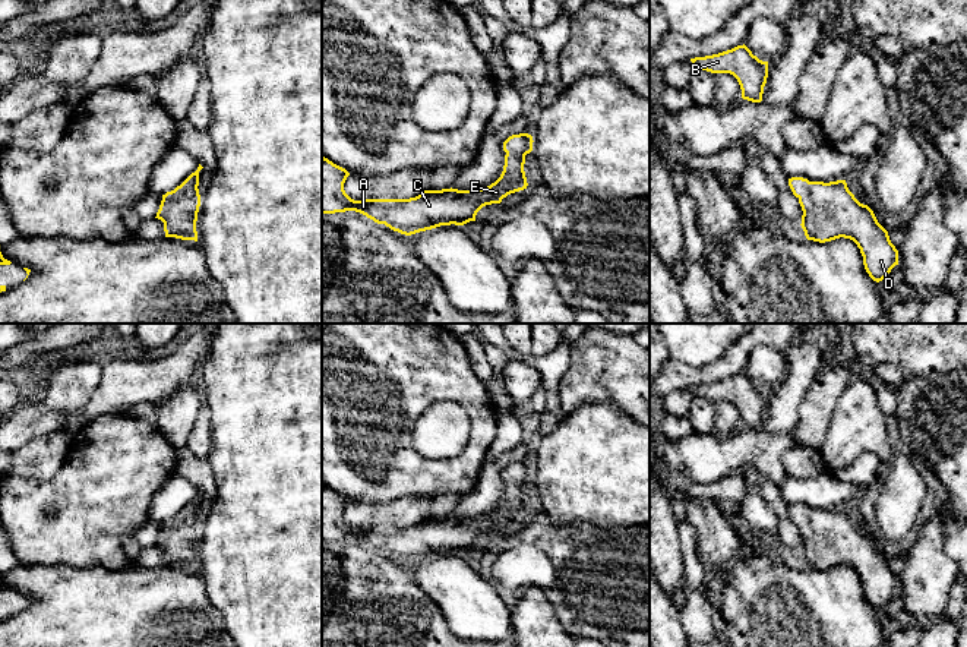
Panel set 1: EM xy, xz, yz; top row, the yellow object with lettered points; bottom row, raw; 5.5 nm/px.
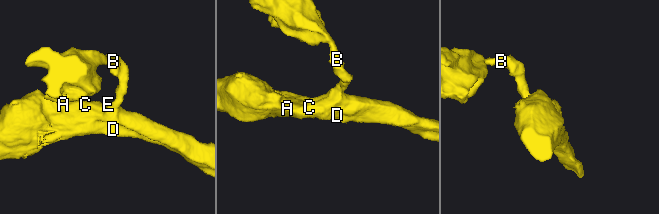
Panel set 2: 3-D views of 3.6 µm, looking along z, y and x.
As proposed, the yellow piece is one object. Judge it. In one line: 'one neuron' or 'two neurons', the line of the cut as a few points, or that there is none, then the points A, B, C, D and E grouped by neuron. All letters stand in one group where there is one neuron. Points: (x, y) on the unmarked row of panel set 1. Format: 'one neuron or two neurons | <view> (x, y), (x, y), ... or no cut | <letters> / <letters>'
one neuron | no cut | A B C D E

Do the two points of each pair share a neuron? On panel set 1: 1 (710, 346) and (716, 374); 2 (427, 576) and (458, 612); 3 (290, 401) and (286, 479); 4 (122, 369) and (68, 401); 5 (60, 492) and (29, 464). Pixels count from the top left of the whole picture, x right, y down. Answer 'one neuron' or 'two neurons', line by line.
1: two neurons
2: one neuron
3: one neuron
4: two neurons
5: two neurons

